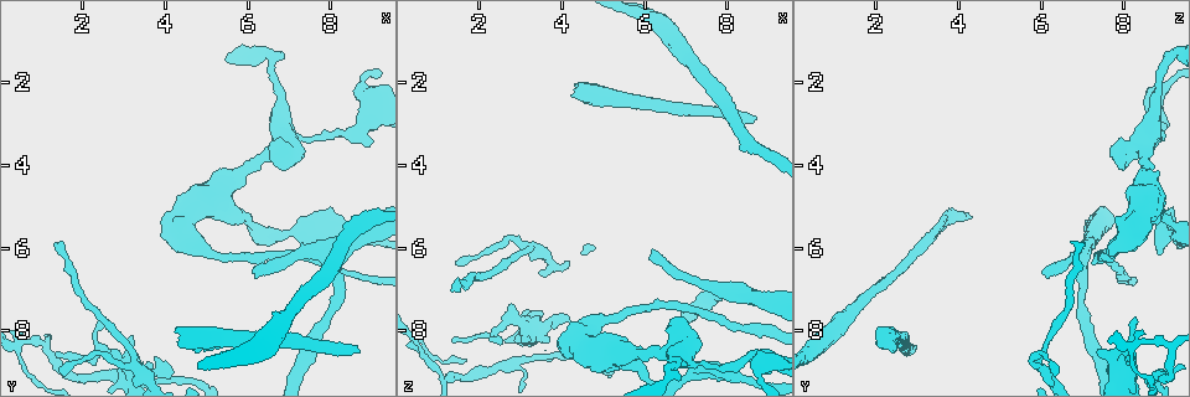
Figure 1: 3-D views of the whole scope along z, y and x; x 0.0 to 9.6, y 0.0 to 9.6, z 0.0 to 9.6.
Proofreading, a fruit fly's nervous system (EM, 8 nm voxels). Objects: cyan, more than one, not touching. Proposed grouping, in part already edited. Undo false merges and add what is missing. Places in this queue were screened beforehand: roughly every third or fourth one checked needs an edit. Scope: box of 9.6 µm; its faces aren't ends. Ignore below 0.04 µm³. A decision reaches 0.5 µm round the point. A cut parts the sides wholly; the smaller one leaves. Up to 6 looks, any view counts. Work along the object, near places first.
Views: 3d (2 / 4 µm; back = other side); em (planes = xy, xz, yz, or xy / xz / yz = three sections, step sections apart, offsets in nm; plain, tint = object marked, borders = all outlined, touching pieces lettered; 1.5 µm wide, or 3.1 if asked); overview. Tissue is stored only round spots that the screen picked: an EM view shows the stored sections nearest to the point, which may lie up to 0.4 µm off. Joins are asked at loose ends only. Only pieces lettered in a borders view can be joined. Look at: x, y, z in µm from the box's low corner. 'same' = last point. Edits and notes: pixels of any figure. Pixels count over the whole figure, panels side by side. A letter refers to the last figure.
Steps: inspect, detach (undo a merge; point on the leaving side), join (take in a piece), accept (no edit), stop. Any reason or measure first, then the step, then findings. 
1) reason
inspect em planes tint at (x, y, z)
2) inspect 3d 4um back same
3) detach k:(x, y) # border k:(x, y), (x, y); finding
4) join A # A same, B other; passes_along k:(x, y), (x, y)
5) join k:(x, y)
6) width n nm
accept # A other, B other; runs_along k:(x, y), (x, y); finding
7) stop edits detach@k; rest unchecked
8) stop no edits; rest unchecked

an open end
inspect em planes borders at (8.70, 8.50, 2.90)

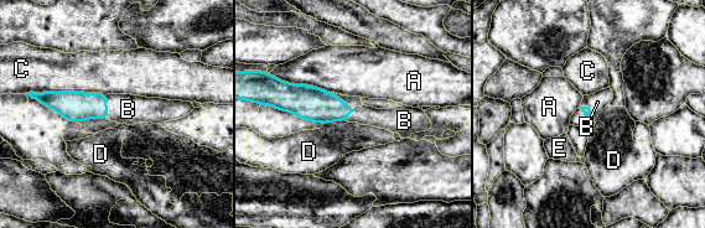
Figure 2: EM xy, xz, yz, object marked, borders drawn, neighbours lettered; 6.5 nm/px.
join 2:(128, 109) # A other, B same, C other, D other, E other; the neuron continues

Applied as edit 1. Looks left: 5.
redraw
inspect overview

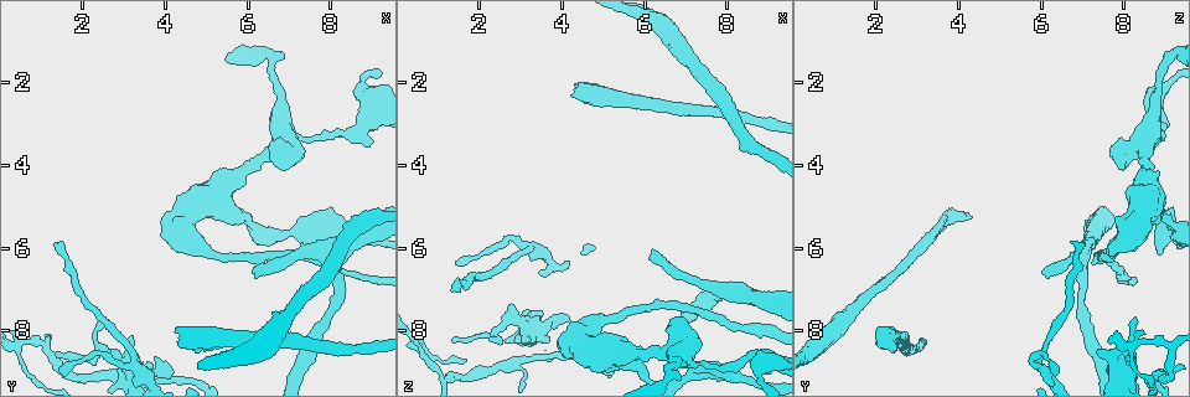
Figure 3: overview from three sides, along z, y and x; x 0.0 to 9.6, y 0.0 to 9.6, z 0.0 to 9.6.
branch stops here
inspect 3d 2um at (6.20, 6.65, 5.95)

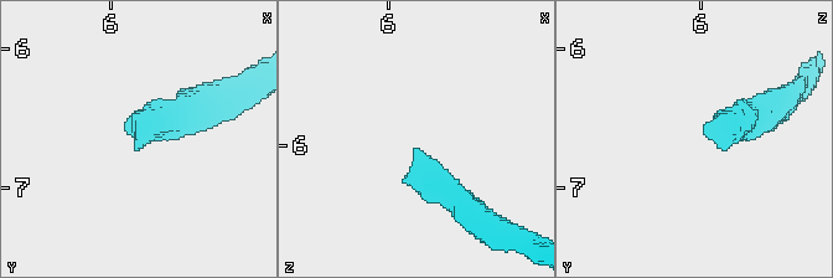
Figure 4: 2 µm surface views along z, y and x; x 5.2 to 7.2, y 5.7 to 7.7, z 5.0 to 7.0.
now the EM
inspect em planes borders at (6.18, 6.62, 6.02)

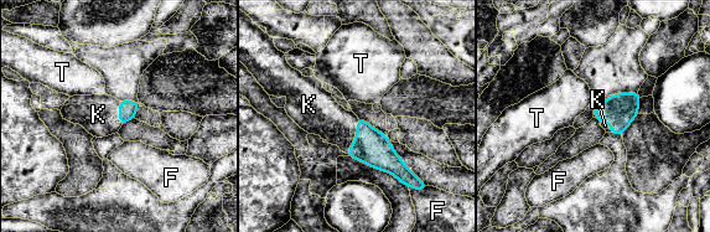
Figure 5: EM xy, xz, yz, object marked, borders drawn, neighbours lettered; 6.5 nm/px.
width 110 nm
join 5:(324, 116) # F other, K same, T other; passes_along 5:(371, 147), (356, 135), (324, 116); the neuron continues

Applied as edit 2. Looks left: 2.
stop edits join@2, join@5; rest unchecked

